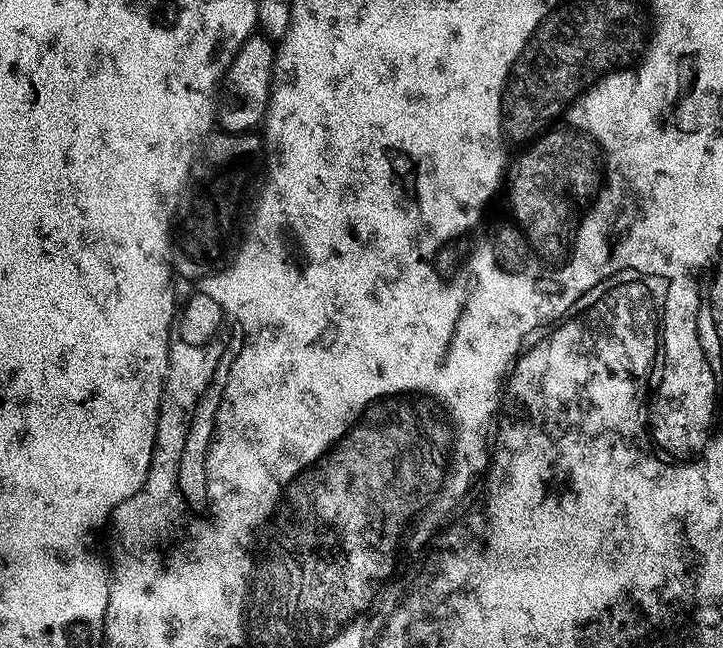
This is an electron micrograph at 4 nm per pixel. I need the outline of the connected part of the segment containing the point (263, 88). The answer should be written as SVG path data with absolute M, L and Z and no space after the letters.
M263 34L247 36L228 64L218 92L218 124L225 132L252 132L263 125L272 93L272 68L276 64L273 41Z

